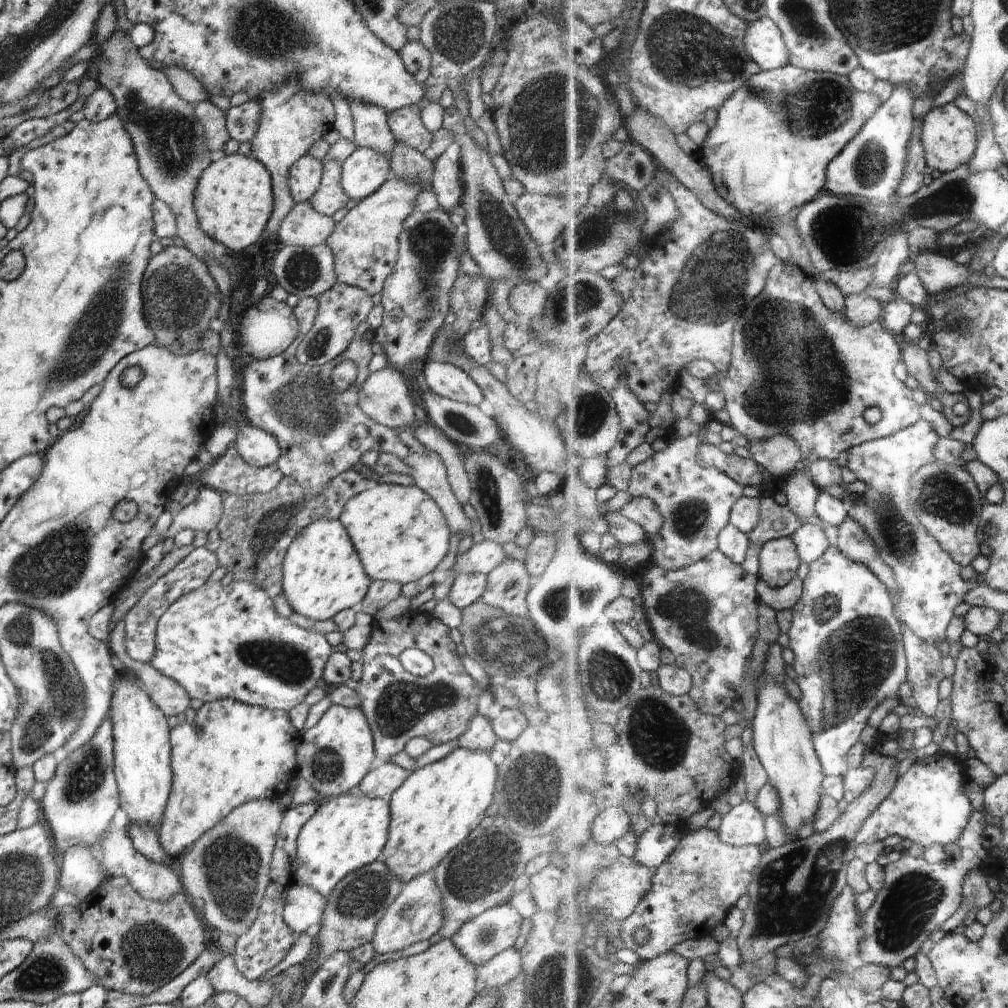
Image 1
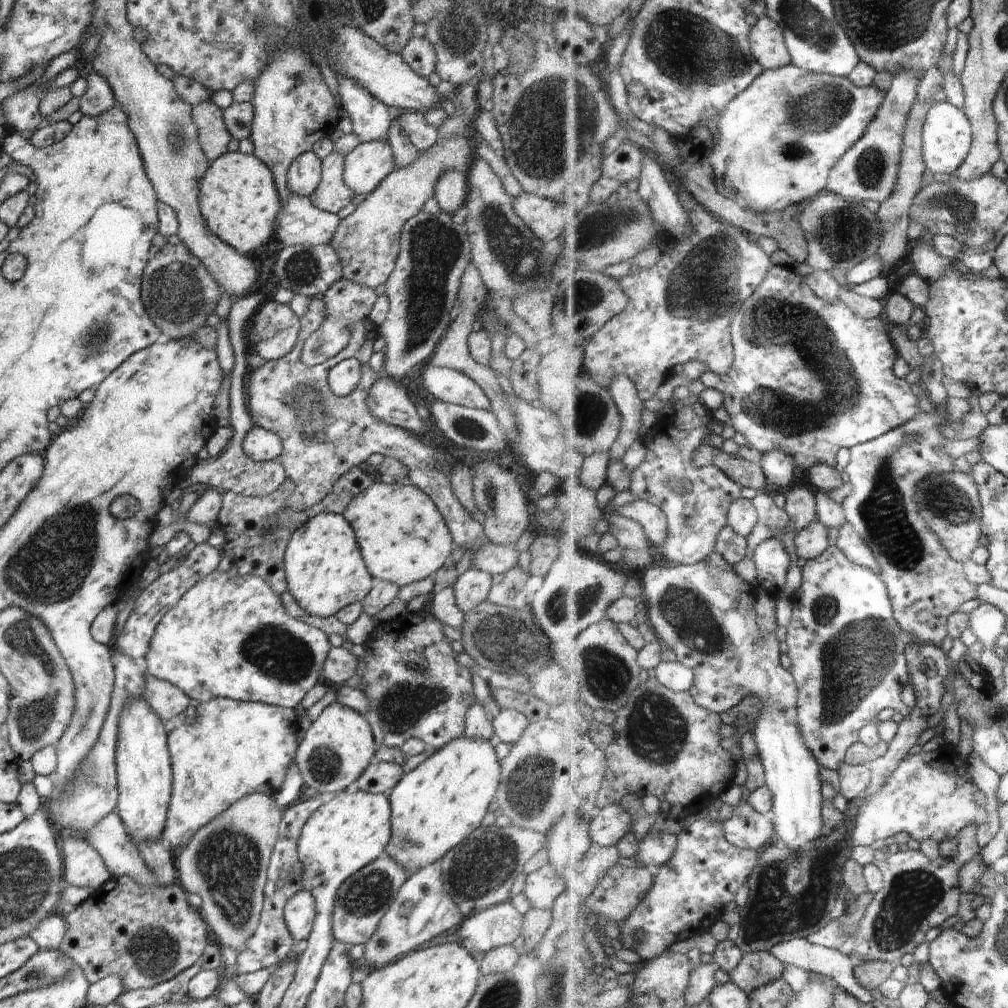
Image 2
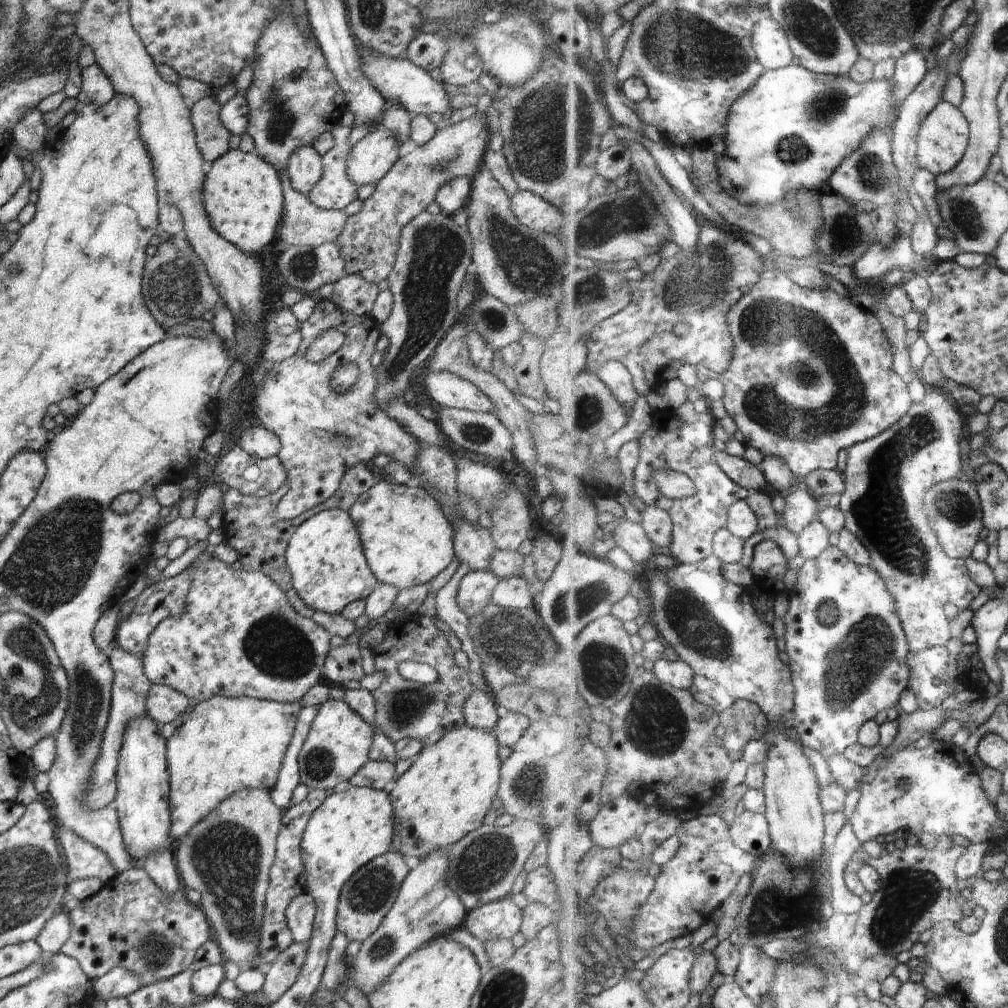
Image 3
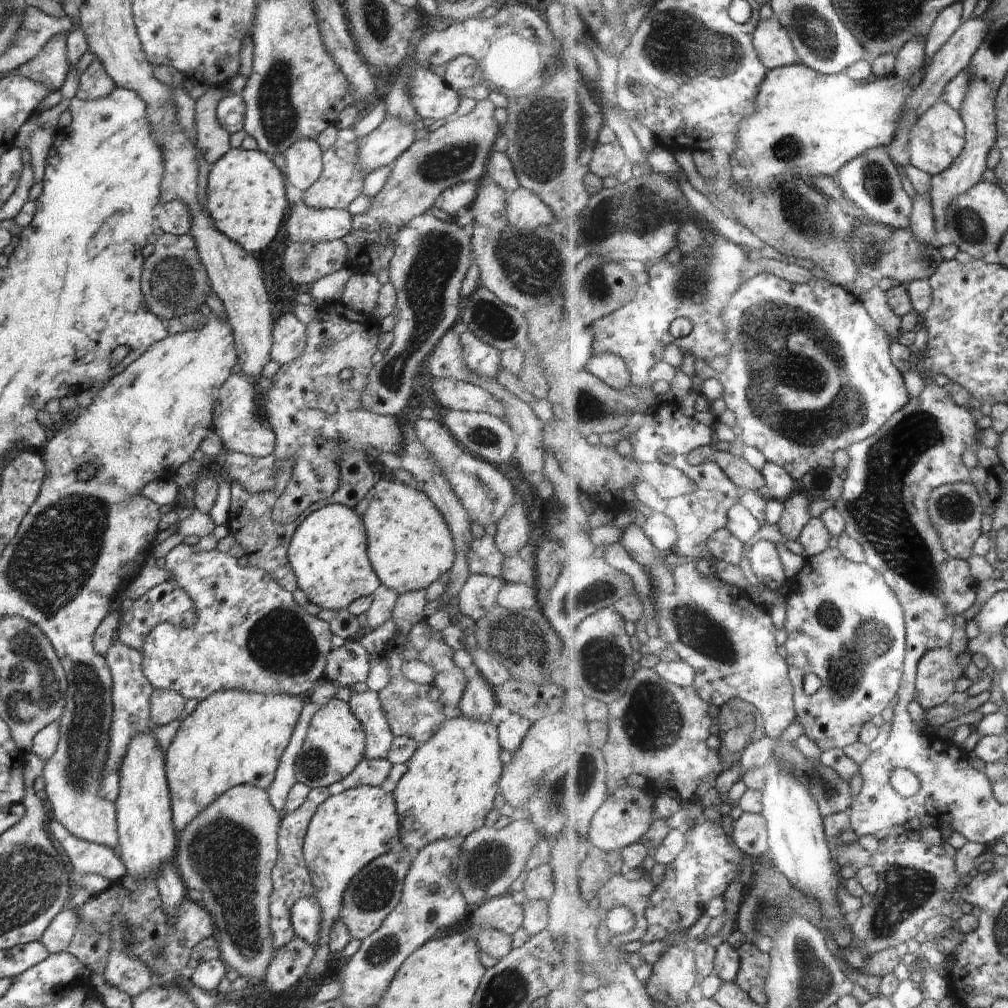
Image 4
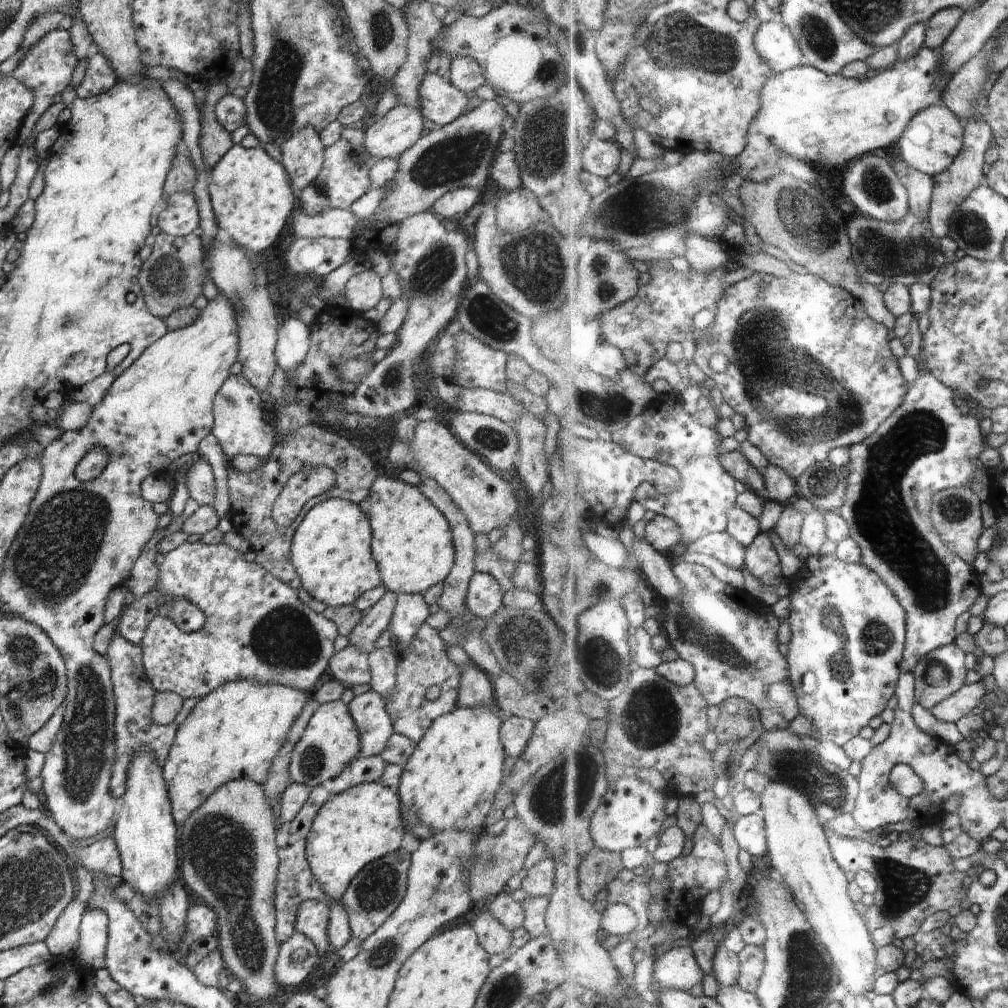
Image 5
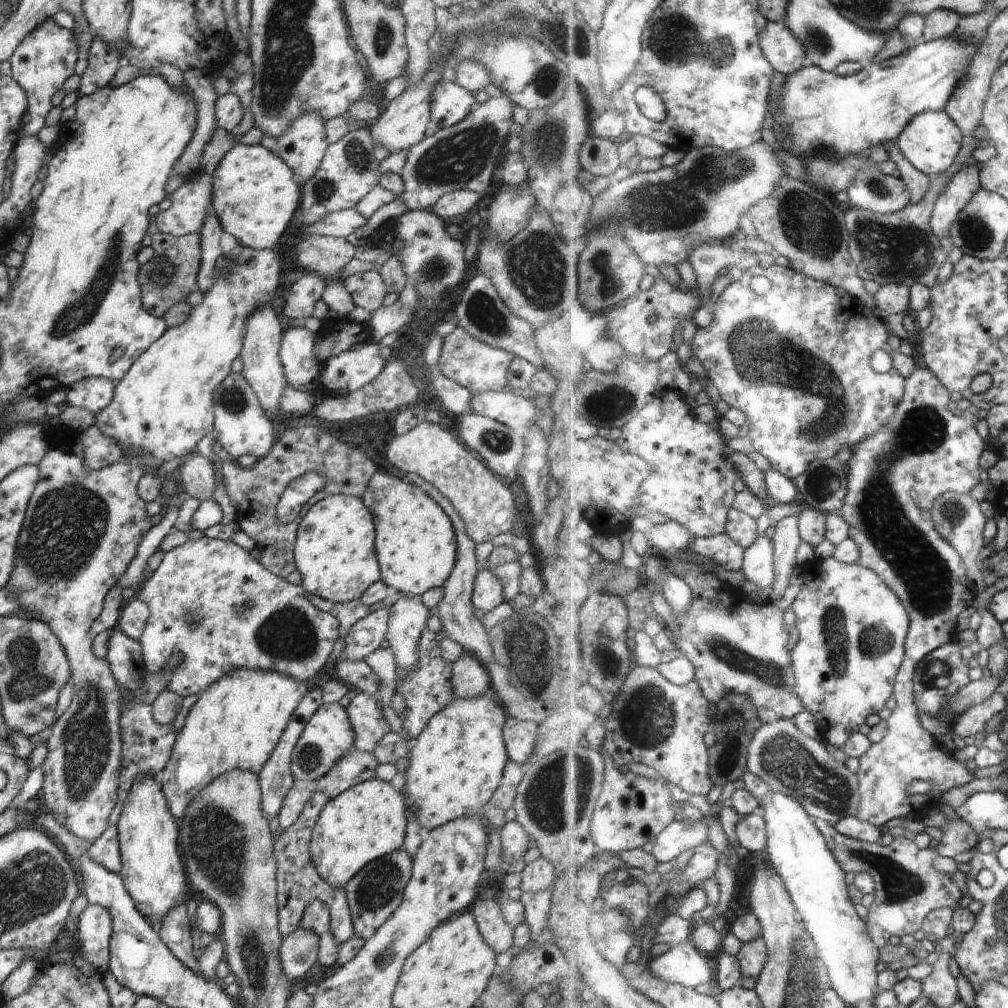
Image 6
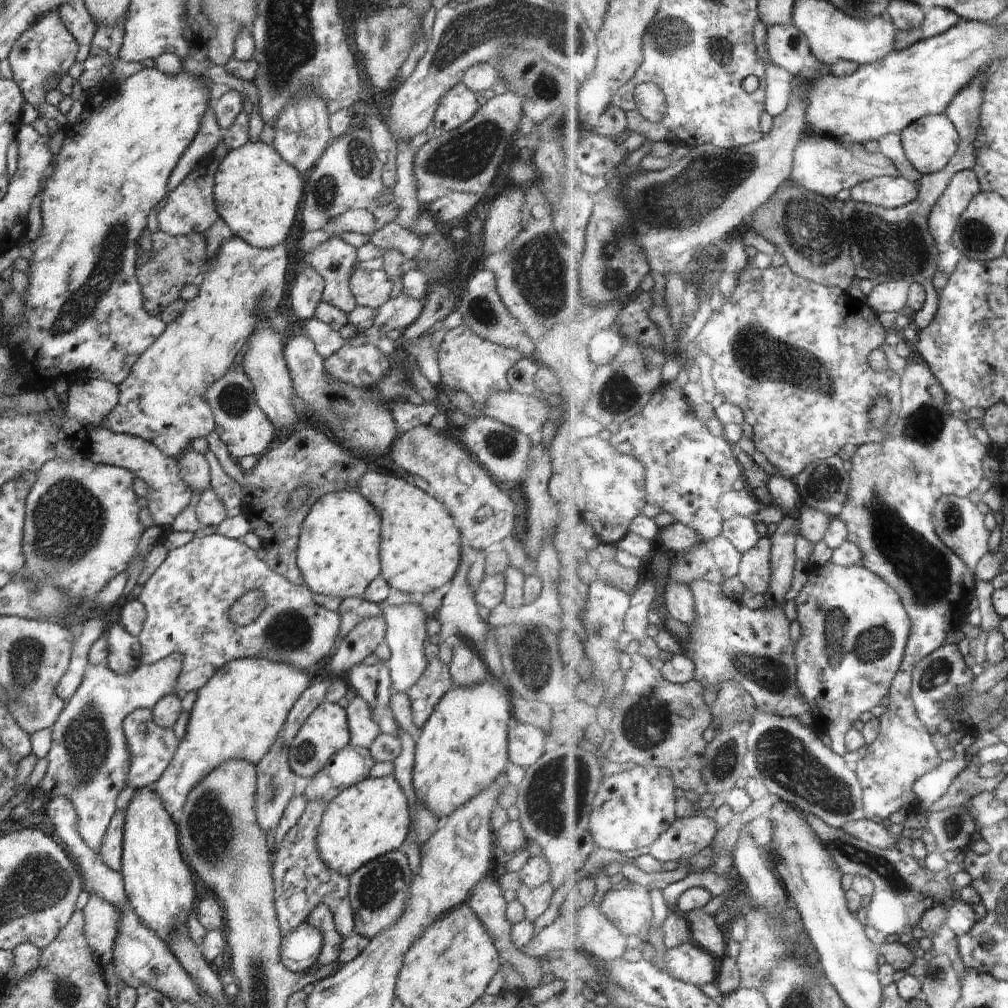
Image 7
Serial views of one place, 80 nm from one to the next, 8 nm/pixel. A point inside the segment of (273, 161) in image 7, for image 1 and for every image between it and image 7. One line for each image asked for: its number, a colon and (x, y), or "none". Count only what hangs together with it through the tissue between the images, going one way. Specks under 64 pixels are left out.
1: (233, 201)
2: (238, 199)
3: (242, 194)
4: (246, 198)
5: (250, 193)
6: (254, 193)

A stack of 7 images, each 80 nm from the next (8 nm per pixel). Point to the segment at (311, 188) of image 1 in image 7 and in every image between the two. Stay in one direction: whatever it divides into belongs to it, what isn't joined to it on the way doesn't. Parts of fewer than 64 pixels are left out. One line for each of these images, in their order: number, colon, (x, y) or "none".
2: (303, 176)
3: (304, 167)
4: (303, 160)
5: (302, 155)
6: (302, 147)
7: (302, 133)

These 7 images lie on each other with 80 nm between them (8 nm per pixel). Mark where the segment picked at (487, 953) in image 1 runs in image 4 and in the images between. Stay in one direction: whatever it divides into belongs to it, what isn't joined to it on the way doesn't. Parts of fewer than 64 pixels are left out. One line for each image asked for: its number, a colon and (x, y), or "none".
2: (501, 924)
3: (501, 919)
4: (501, 913)

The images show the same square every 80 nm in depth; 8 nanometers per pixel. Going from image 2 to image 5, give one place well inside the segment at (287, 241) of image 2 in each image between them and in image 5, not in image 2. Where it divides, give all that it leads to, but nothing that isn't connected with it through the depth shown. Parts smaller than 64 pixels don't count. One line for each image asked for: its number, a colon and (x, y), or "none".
3: (303, 223)
4: (304, 223)
5: (334, 223)

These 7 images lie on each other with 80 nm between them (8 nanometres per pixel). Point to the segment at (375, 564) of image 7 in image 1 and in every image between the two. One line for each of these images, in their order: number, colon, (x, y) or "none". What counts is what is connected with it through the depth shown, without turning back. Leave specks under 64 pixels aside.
1: (323, 574)
2: (324, 569)
3: (325, 557)
4: (328, 553)
5: (331, 549)
6: (334, 551)

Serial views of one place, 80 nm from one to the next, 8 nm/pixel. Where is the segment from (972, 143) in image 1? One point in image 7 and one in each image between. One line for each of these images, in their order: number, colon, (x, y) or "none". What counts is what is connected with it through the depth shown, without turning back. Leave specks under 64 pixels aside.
2: (948, 138)
3: (945, 137)
4: (939, 138)
5: (932, 142)
6: (932, 142)
7: (931, 143)

